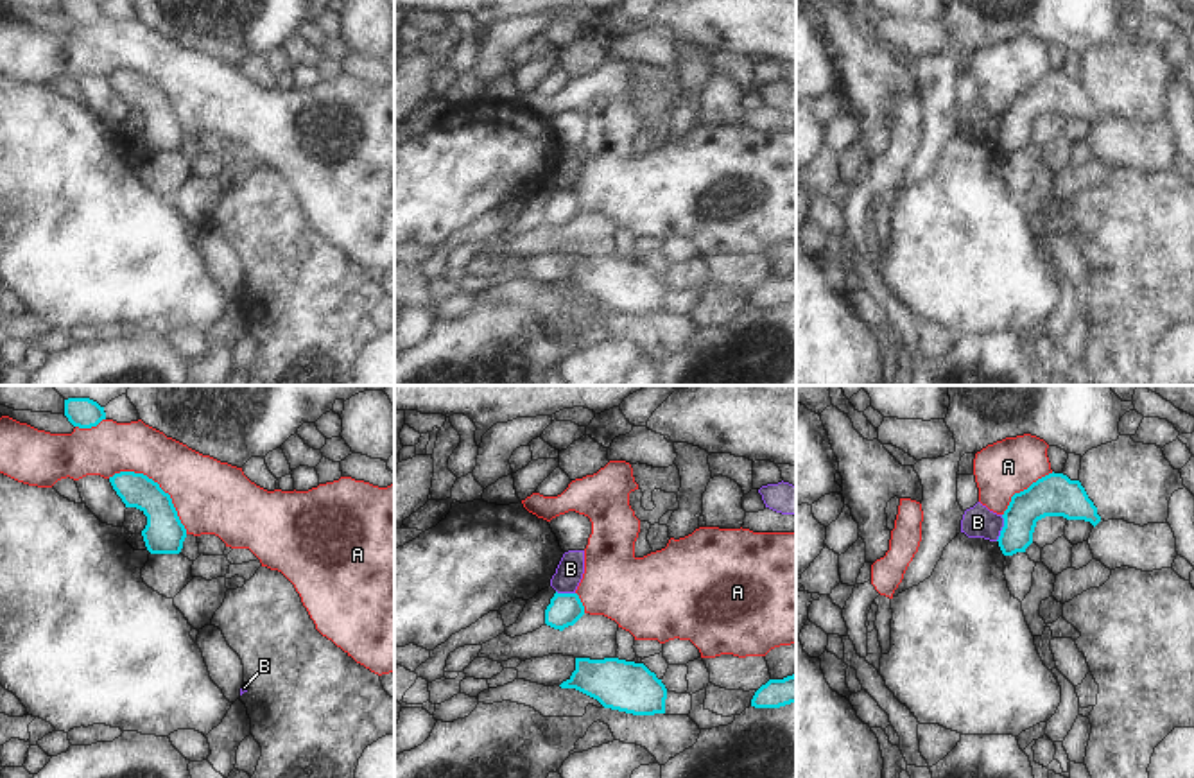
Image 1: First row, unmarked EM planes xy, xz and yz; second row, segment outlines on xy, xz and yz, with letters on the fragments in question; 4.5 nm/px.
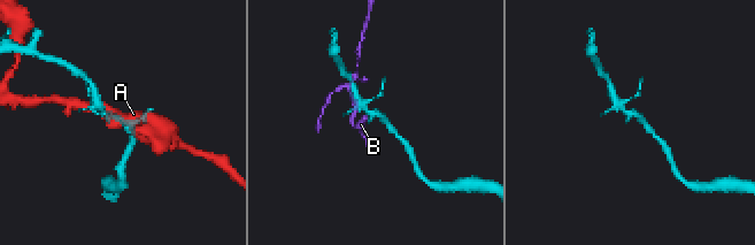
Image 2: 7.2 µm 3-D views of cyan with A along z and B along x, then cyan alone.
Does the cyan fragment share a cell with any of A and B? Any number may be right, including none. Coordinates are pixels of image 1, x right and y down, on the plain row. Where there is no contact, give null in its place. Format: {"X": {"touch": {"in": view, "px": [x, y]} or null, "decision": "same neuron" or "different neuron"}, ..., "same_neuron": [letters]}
{"A": {"touch": {"in": "xy", "px": [158, 83]}, "decision": "different neuron"}, "B": {"touch": {"in": "yz", "px": [1003, 126]}, "decision": "different neuron"}, "same_neuron": []}

